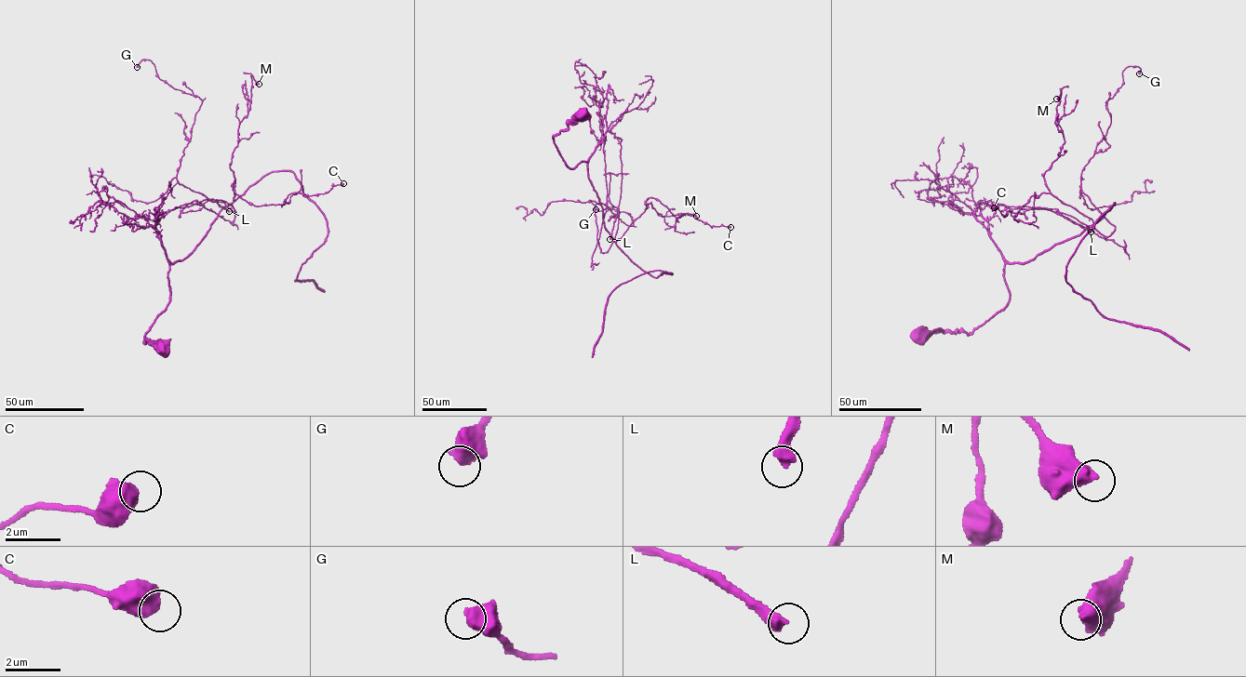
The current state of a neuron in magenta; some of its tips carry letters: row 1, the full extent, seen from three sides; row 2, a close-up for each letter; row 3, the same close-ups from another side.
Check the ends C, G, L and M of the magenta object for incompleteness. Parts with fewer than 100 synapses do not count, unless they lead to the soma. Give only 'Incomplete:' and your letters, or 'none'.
Incomplete: none

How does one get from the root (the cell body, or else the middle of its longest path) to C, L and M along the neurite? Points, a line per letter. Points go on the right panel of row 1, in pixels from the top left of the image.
C: (923, 336), (981, 326), (1009, 299), (1006, 263), (1093, 223), (1049, 193), (1030, 197), (1017, 222), (994, 207)
L: (923, 336), (949, 330), (971, 332), (1007, 304), (1004, 258), (974, 215), (980, 202), (1049, 208), (1091, 232)
M: (923, 336), (981, 326), (1009, 299), (1006, 263), (1092, 225), (1044, 179), (1065, 142), (1061, 89), (1056, 99)

